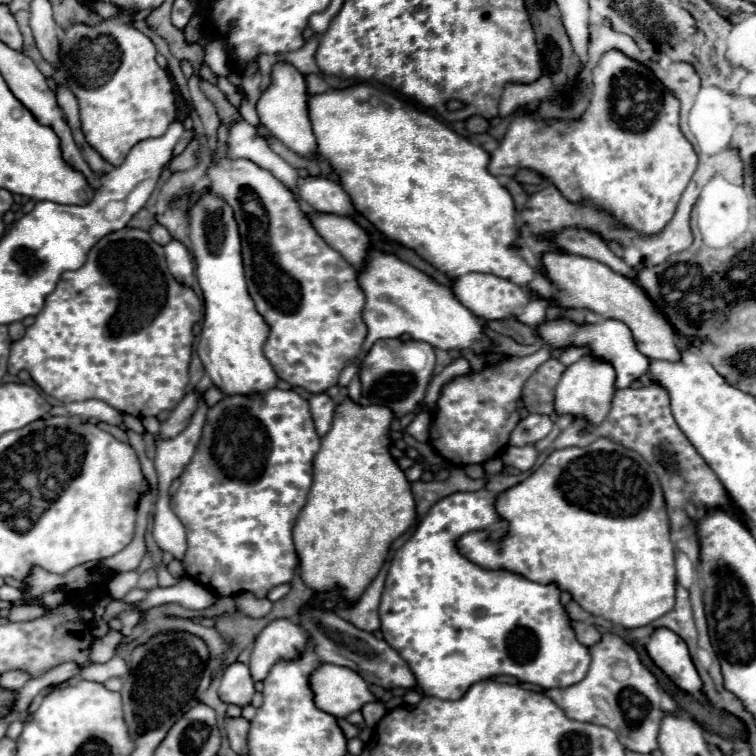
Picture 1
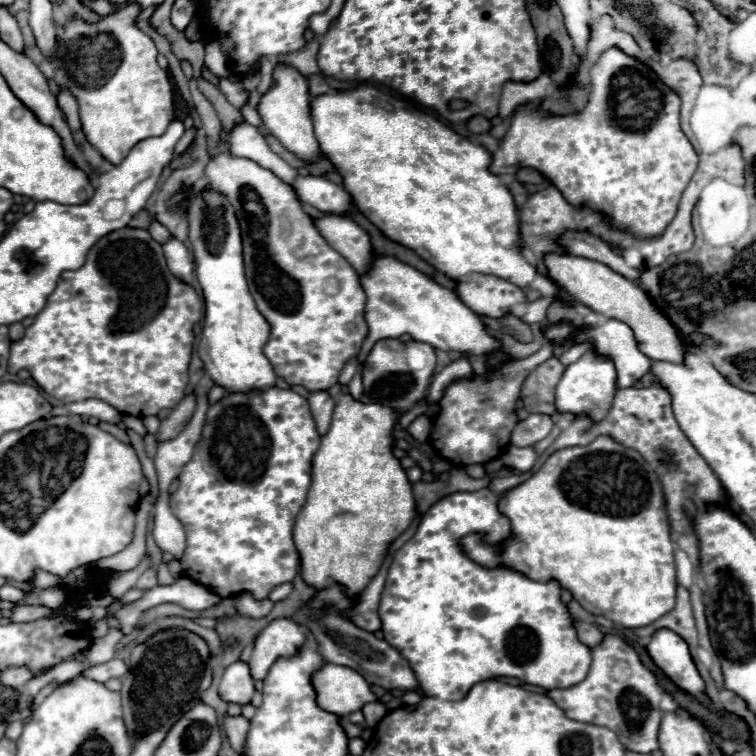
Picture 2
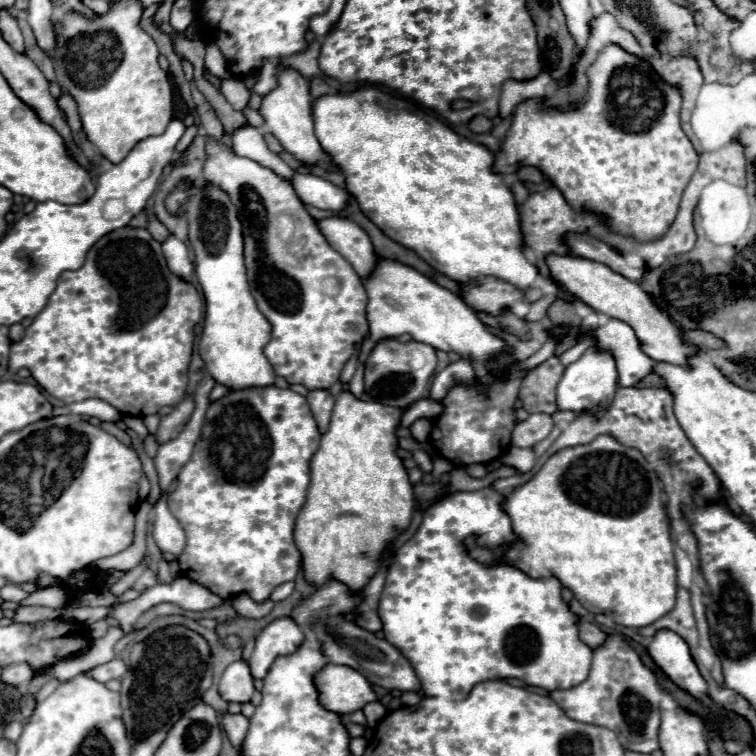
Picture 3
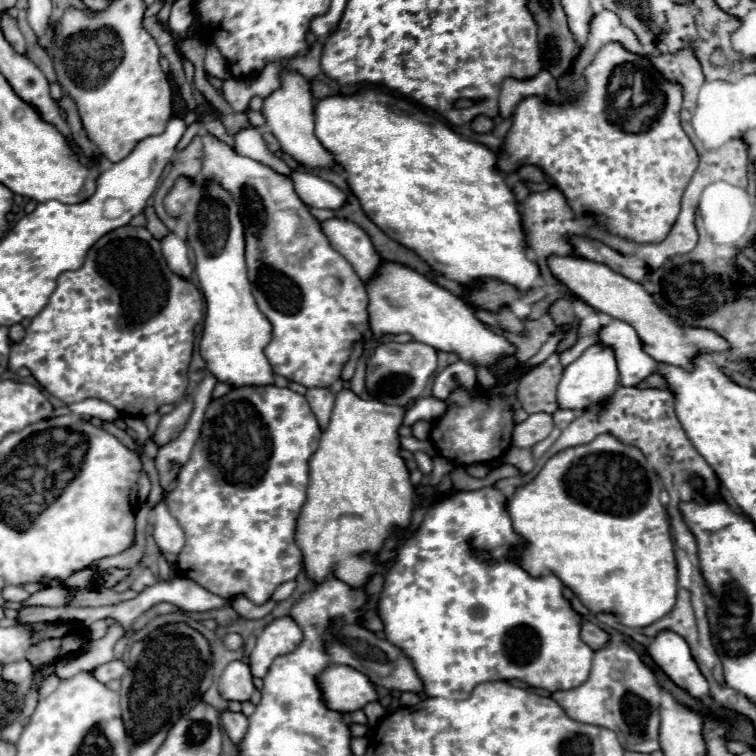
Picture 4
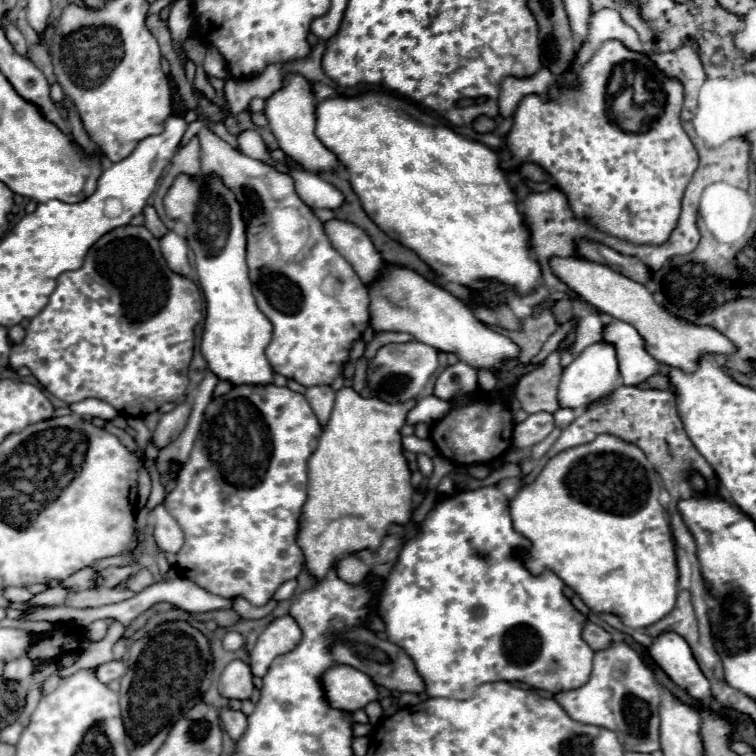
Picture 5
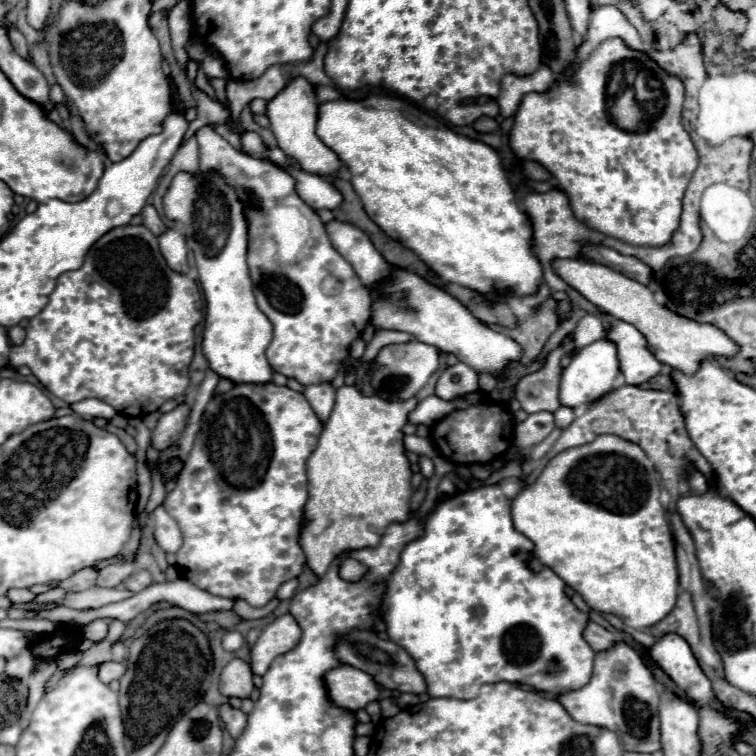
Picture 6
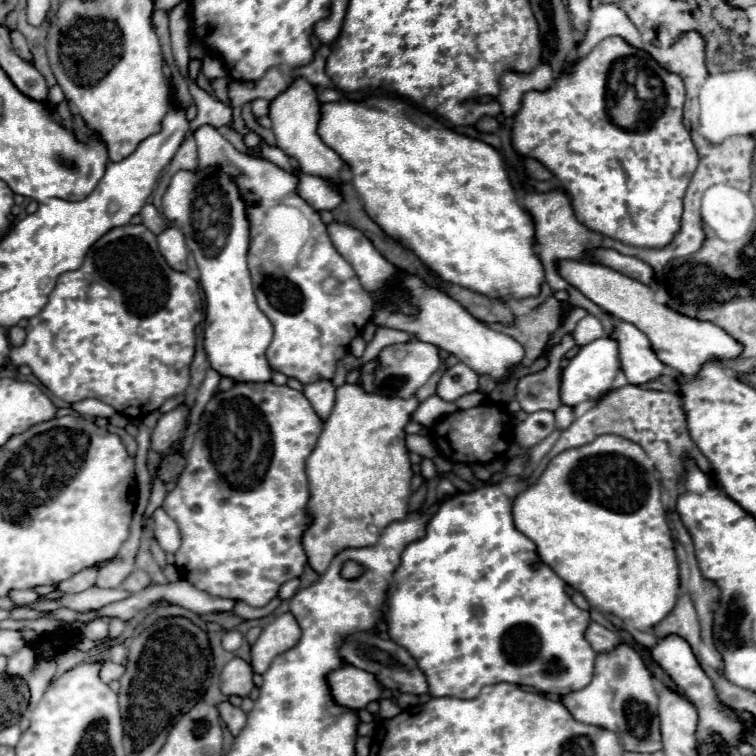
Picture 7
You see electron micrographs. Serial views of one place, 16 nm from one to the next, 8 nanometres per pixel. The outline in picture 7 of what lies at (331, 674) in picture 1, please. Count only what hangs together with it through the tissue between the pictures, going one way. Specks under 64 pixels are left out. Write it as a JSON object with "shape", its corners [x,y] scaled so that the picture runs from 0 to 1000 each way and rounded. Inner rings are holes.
{"shape":[[[455,881],[439,889],[439,894],[434,894],[434,905],[439,905],[439,921],[447,931],[471,939],[484,937],[505,918],[505,907],[497,894],[468,881]]]}

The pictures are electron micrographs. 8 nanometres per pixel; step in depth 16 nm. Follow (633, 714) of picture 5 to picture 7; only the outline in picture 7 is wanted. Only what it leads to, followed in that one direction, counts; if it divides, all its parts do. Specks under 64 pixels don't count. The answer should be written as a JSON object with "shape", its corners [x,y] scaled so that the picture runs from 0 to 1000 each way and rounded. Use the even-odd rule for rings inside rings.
{"shape":[[[820,852],[807,865],[791,865],[786,897],[778,910],[746,921],[743,931],[762,947],[762,952],[812,968],[820,976],[820,984],[833,995],[876,992],[865,899],[849,870],[831,852]]]}

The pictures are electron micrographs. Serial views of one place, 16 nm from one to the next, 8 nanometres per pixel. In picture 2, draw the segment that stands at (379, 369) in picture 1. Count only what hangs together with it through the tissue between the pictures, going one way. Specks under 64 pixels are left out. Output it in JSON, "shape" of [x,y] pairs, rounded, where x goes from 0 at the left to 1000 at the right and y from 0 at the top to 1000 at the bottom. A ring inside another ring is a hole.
{"shape":[[[500,450],[481,479],[481,521],[500,534],[519,537],[532,548],[561,526],[563,511],[577,487],[577,463],[561,452]]]}

